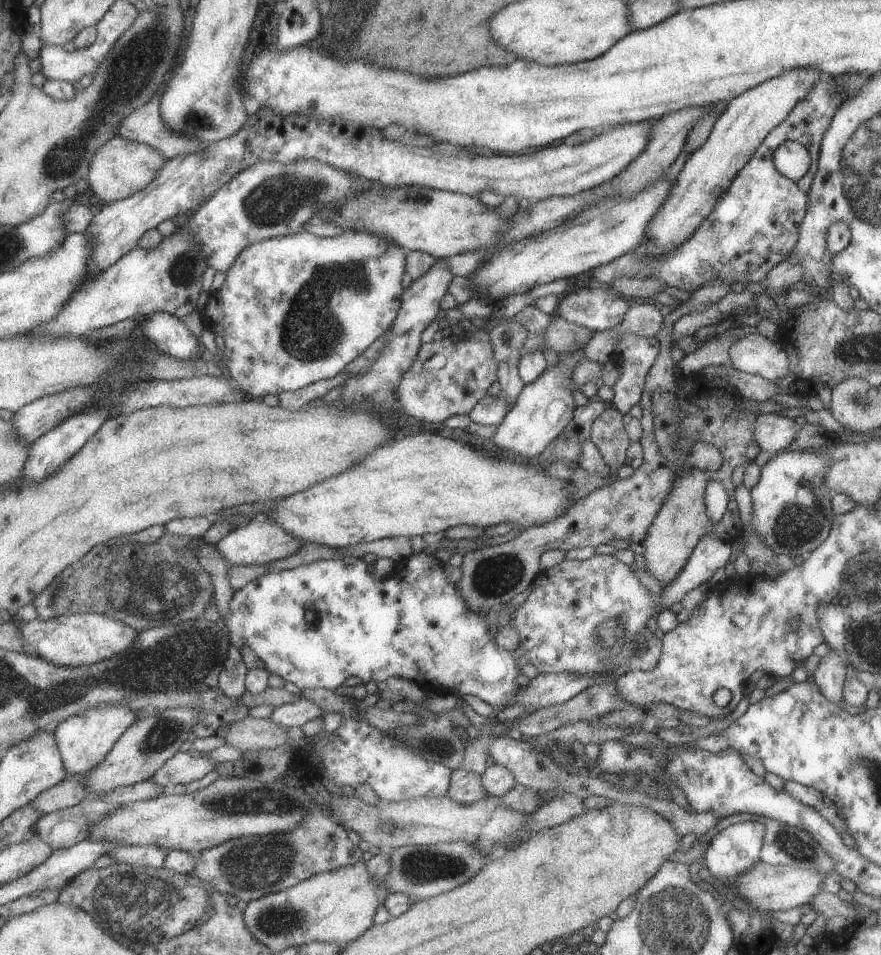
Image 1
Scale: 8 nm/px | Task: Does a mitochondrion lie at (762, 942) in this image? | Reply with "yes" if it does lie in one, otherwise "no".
no

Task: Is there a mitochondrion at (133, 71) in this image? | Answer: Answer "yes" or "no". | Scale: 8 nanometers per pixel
yes

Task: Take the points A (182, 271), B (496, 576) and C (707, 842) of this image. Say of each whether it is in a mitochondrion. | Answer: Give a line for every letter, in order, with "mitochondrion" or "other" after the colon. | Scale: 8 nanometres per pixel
A: mitochondrion
B: mitochondrion
C: other

